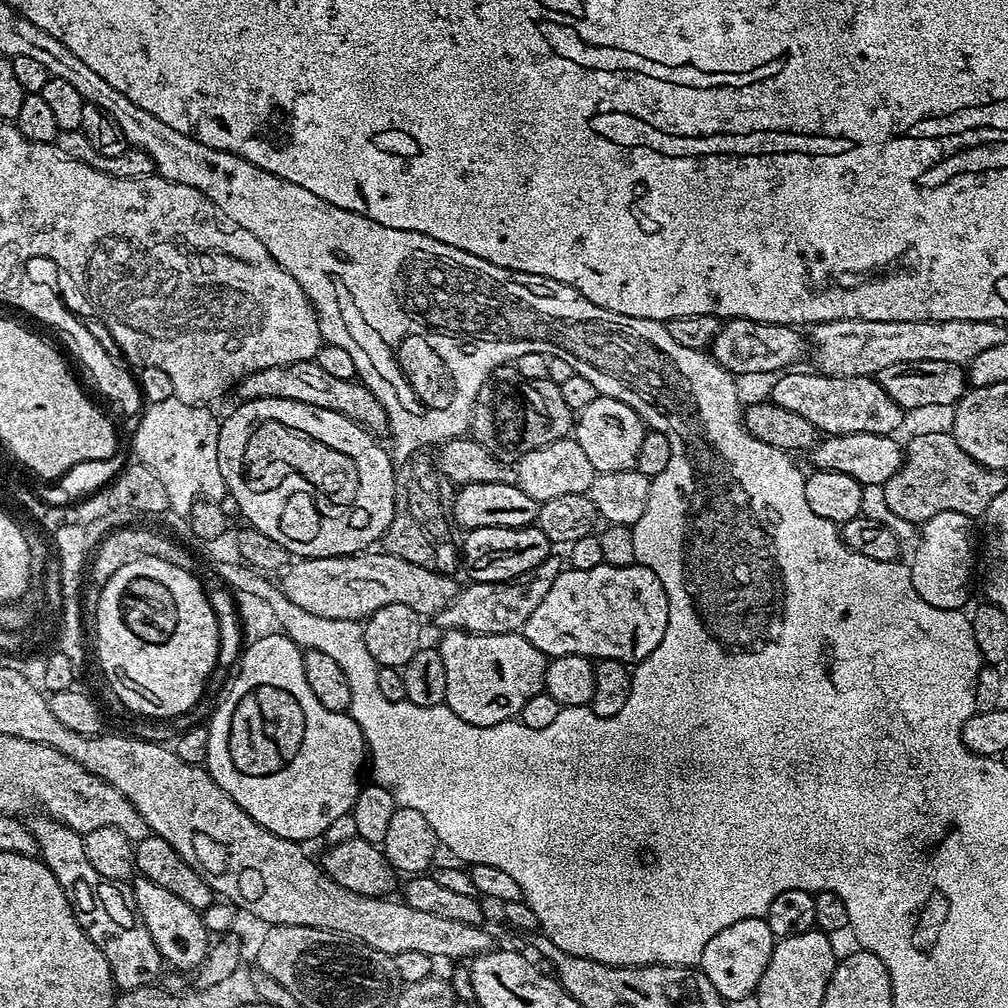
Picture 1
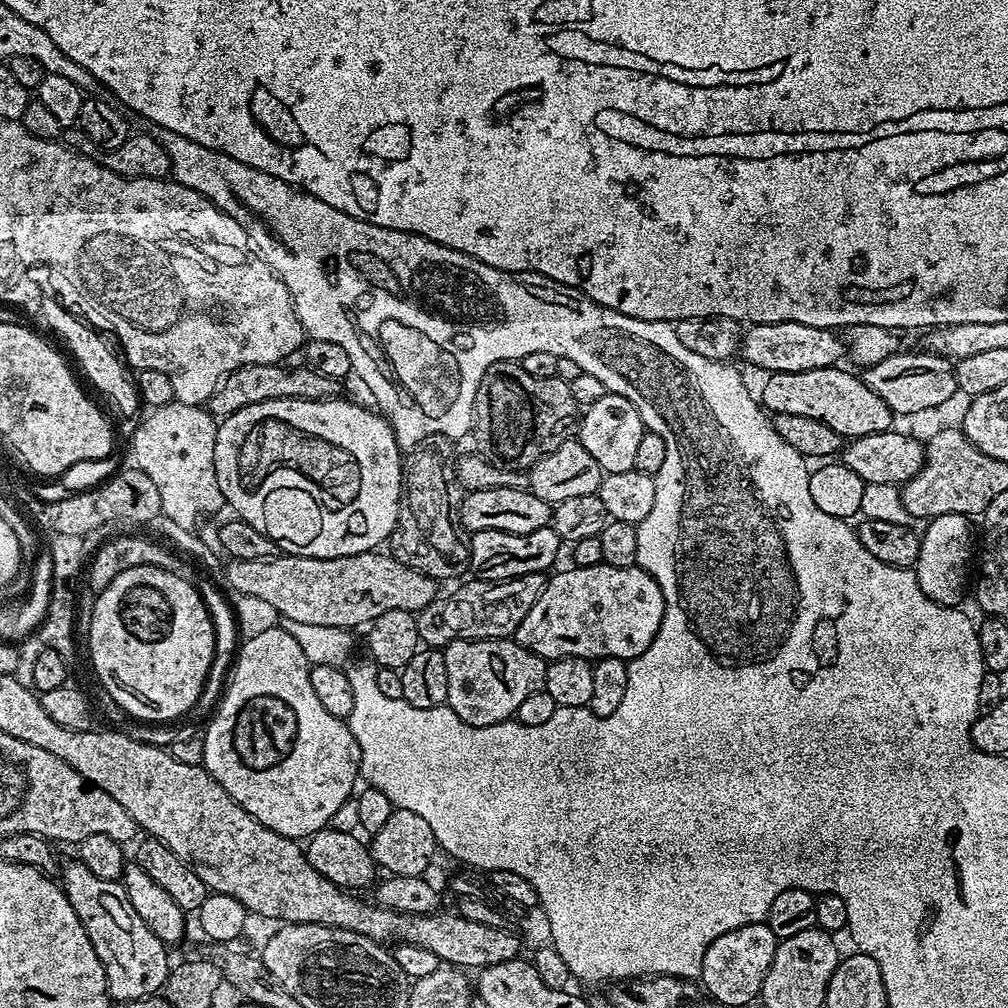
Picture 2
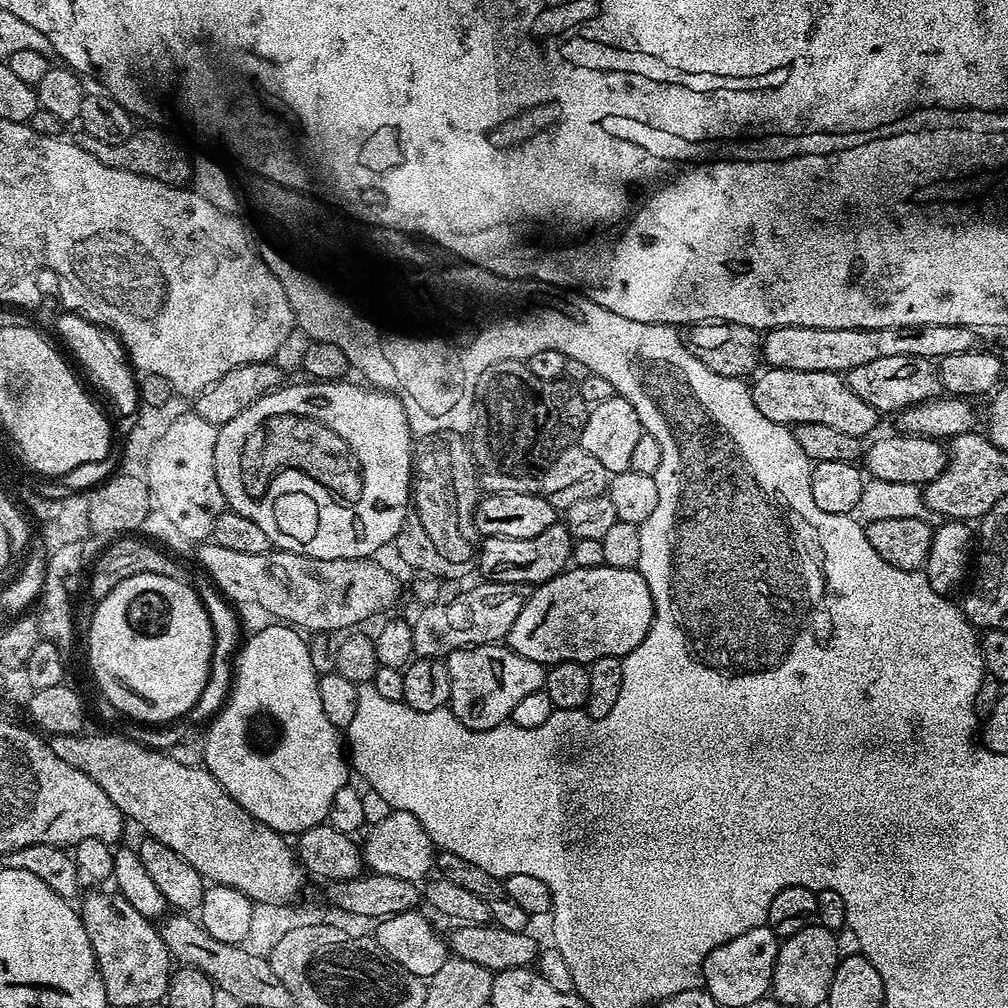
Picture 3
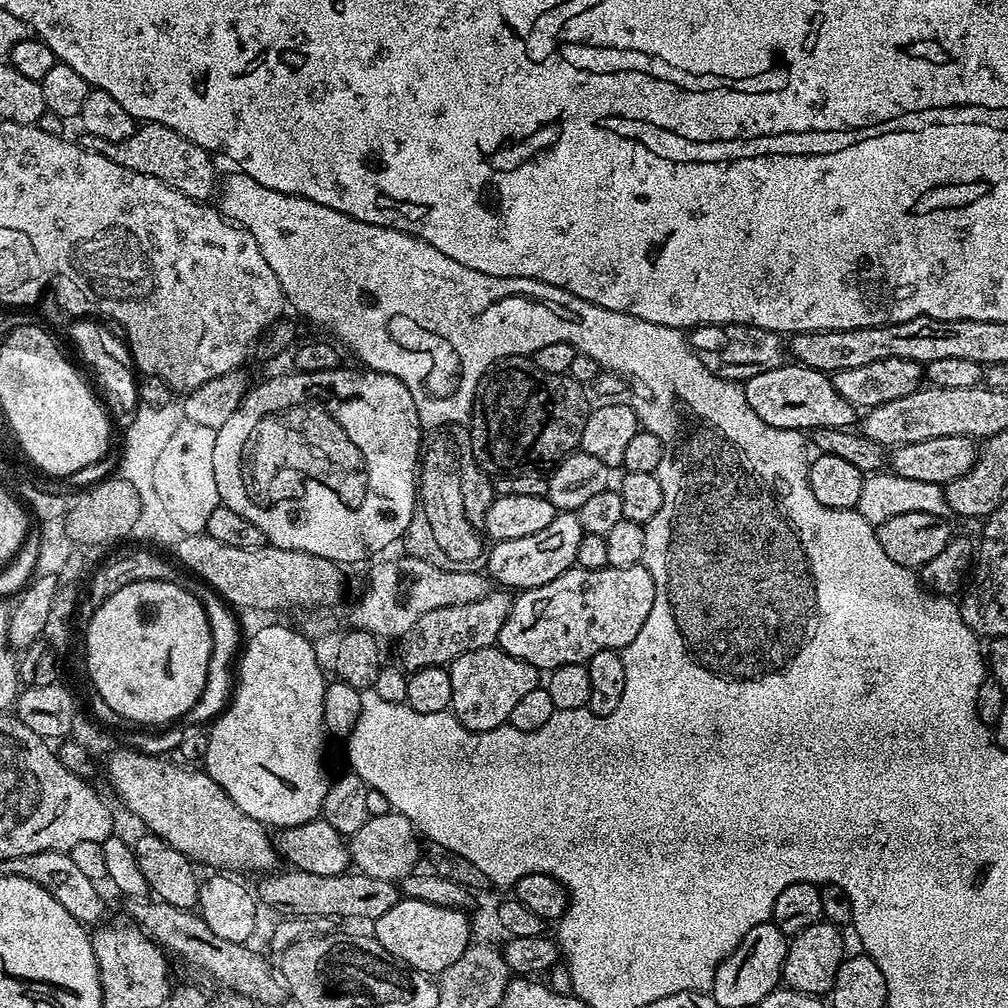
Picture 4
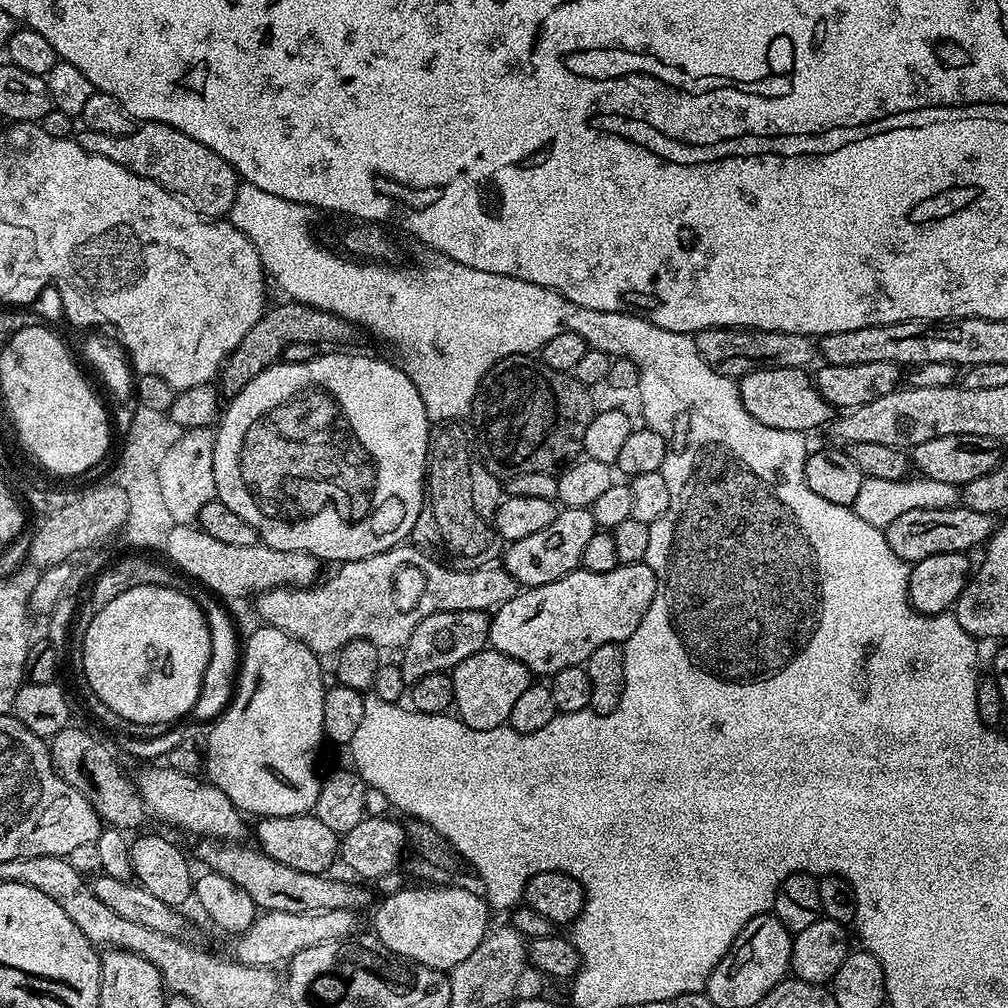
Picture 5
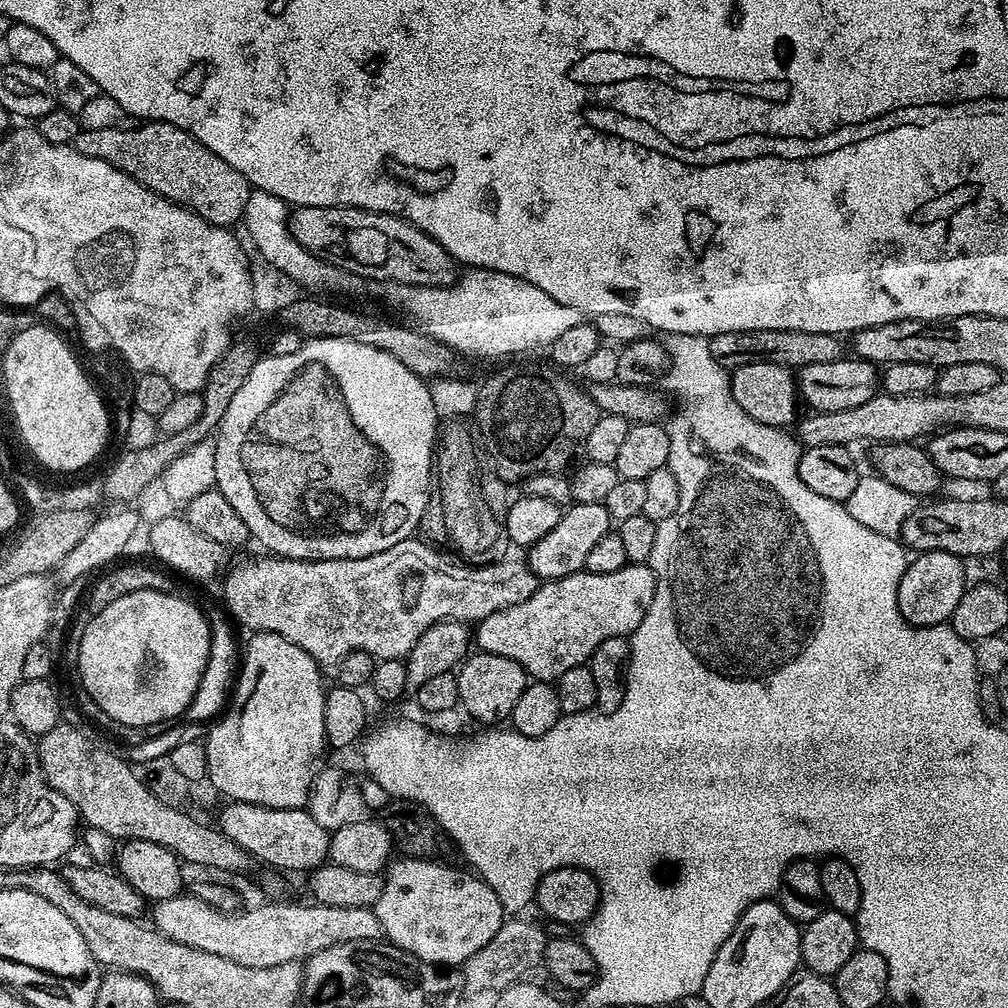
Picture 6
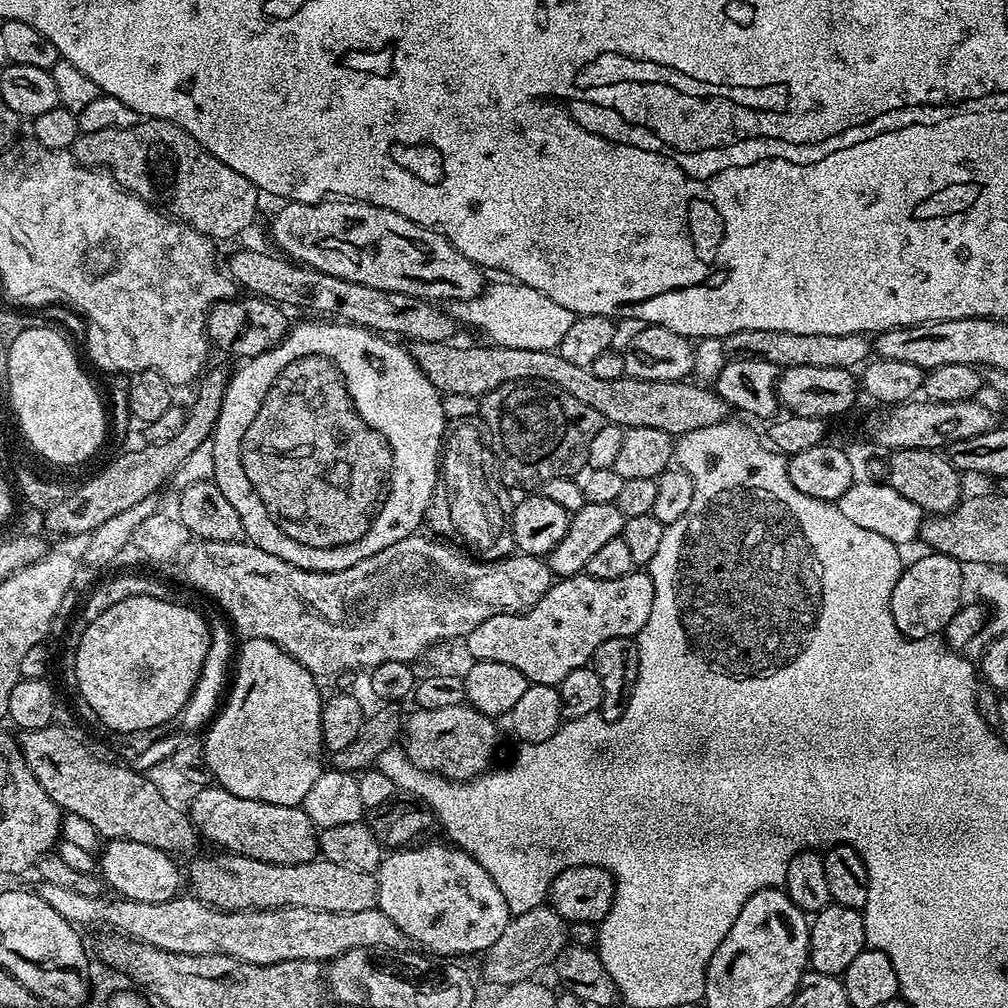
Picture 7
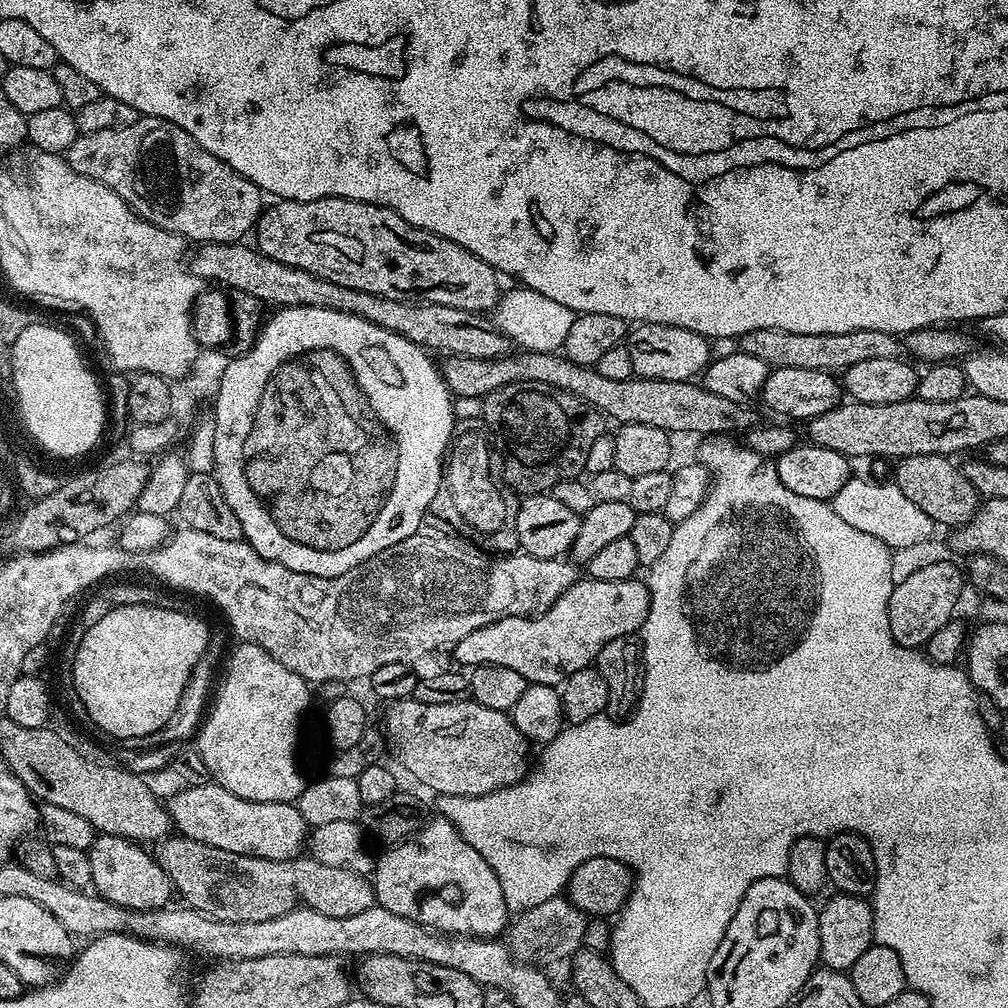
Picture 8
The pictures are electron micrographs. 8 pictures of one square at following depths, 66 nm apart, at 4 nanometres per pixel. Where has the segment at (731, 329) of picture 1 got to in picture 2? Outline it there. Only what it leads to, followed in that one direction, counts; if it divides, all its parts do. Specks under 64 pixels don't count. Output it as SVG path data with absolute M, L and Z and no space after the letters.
M802 322L748 324L740 338L738 356L750 367L761 368L764 374L822 370L835 368L845 359L846 345L843 339L830 328L802 326Z

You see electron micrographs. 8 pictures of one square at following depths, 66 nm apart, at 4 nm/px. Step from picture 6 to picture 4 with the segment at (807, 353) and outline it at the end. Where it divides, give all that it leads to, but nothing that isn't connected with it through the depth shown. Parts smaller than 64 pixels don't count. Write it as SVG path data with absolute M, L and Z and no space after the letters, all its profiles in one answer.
M702 324L691 329L690 343L702 366L723 380L743 382L754 374L774 370L786 363L785 337L779 332L749 324Z

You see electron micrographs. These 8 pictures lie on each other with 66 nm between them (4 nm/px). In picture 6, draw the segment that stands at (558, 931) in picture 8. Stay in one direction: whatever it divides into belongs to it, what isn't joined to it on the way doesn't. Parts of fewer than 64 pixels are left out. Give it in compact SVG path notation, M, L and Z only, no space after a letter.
M524 918L505 919L504 925L478 950L478 954L471 956L462 966L464 987L469 993L490 992L497 994L504 988L523 981L532 967L539 965L544 959L544 947L550 939L549 933L544 933L540 924L532 920L520 920Z

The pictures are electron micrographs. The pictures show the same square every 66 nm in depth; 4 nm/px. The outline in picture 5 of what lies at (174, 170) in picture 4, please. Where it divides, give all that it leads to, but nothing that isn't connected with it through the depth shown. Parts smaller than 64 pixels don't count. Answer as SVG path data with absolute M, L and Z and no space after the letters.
M144 122L125 136L111 136L80 130L75 133L74 139L82 146L82 150L90 154L98 154L102 158L110 158L110 162L118 162L118 166L126 166L126 170L142 178L150 178L155 184L160 184L166 191L172 192L191 204L201 216L227 217L229 210L234 206L234 198L242 183L236 169L231 168L218 154L214 154L214 150L202 146L202 142L194 142L194 138L182 134L182 130L174 130L174 126L169 124Z

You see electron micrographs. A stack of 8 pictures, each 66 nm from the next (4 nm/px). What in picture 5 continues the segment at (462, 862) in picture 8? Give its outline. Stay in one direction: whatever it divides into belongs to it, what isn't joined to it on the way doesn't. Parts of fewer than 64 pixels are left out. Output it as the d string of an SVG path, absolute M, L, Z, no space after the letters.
M424 884L421 888L405 886L397 893L385 895L380 900L381 904L375 905L377 908L374 935L391 952L416 964L441 970L454 969L458 962L466 962L466 958L470 958L470 954L478 950L478 946L490 931L488 925L490 909L487 899L479 891L476 892L471 892L468 888L451 888L448 884Z

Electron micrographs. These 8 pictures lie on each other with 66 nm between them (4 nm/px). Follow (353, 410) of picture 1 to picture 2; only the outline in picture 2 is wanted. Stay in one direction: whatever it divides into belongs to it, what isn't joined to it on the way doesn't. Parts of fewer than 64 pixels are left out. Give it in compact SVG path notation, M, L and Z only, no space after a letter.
M287 363L255 364L242 366L238 370L229 372L226 379L218 386L218 390L207 402L207 409L217 418L234 414L238 410L246 410L246 406L258 406L258 402L270 402L282 398L298 398L299 400L323 400L336 398L341 395L341 381L322 378L314 370L306 366L287 368Z

